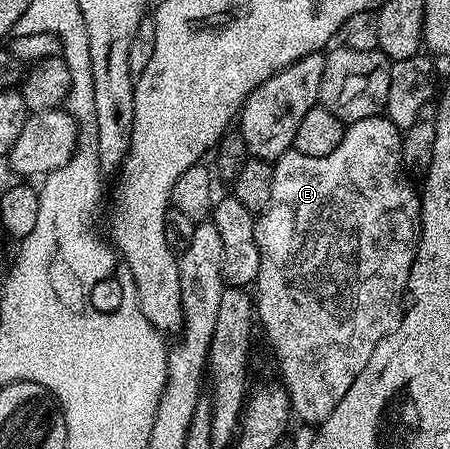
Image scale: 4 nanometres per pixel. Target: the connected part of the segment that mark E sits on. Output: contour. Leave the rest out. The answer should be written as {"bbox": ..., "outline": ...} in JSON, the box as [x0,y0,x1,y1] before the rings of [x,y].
{"bbox":[255,115,421,425],"outline":[[[376,115],[363,121],[355,121],[345,128],[345,136],[335,149],[335,153],[327,153],[327,157],[307,157],[292,149],[284,151],[273,163],[273,180],[271,181],[271,201],[255,219],[255,245],[259,245],[259,273],[255,284],[255,315],[259,327],[265,330],[273,351],[277,354],[277,363],[281,366],[281,379],[285,392],[289,395],[289,405],[294,416],[301,418],[305,425],[319,425],[331,413],[335,413],[335,405],[343,401],[347,389],[355,385],[355,377],[363,373],[363,365],[371,361],[371,353],[375,353],[375,345],[383,341],[383,337],[397,326],[397,320],[403,314],[403,304],[407,299],[409,274],[417,256],[417,241],[421,221],[421,197],[418,188],[401,180],[403,164],[401,161],[402,132],[388,117]]]}

